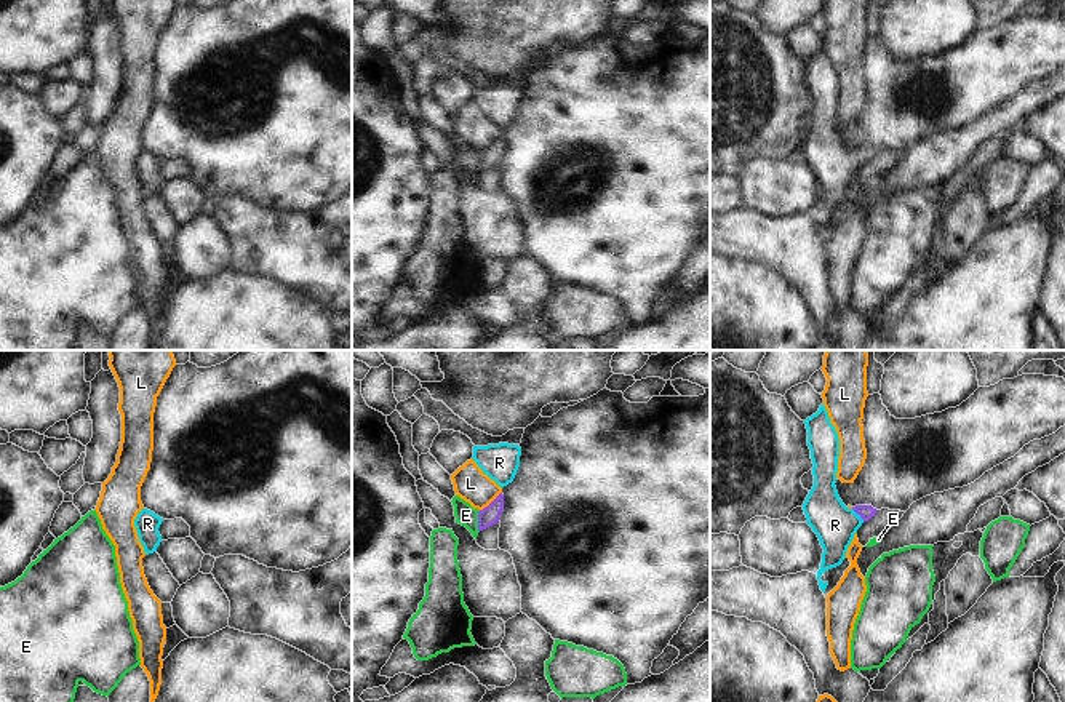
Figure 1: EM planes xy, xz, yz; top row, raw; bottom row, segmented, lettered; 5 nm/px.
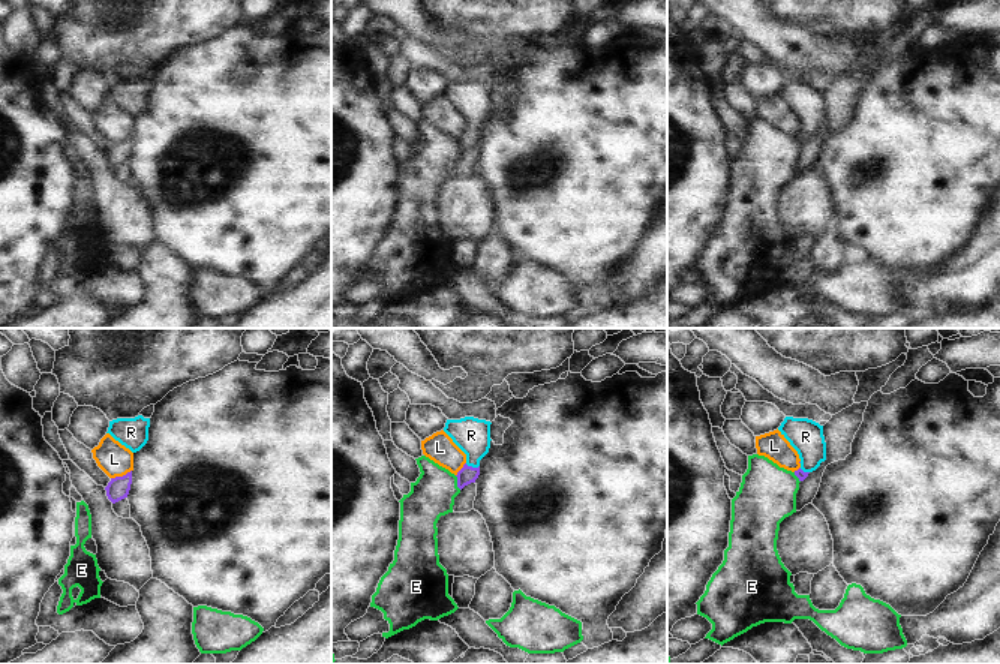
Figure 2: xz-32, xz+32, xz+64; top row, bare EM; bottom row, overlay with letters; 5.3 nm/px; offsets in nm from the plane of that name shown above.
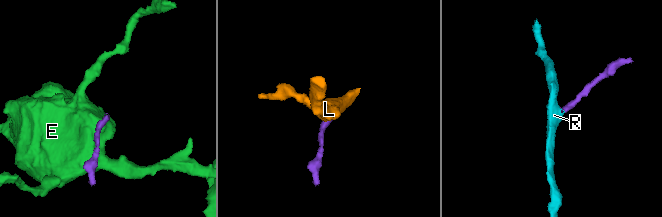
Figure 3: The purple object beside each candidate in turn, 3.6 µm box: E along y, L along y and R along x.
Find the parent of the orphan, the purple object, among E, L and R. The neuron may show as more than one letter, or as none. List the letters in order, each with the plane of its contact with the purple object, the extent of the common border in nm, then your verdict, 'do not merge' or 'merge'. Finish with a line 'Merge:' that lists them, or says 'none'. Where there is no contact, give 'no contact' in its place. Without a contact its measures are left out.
E: contact in xz; length 110 nm; do not merge
L: contact in xz; length 150 nm; do not merge
R: contact in yz; length 90 nm; merge
Merge: R

